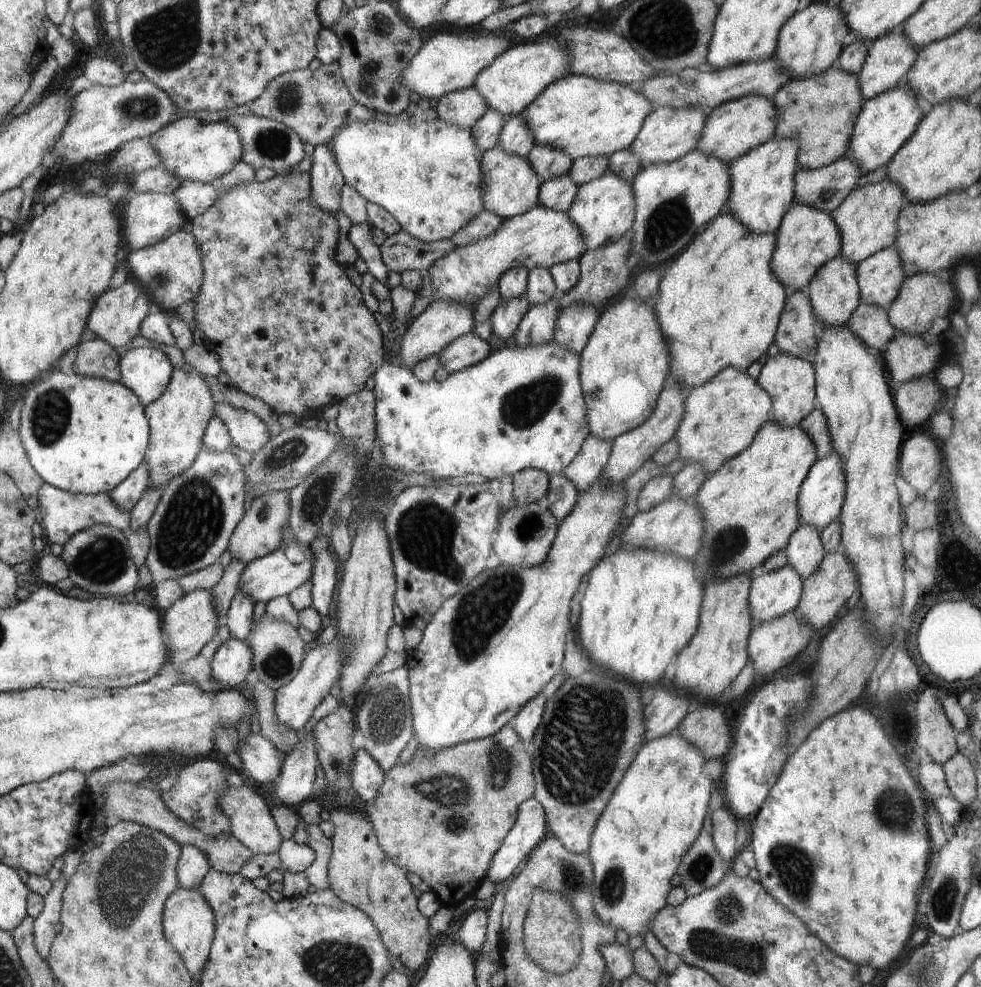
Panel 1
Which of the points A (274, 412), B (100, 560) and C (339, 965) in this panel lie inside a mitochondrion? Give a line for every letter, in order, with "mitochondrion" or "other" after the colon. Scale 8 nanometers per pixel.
A: other
B: mitochondrion
C: mitochondrion

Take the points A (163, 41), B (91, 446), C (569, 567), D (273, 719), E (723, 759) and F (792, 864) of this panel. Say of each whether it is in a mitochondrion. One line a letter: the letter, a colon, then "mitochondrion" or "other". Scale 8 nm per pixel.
A: mitochondrion
B: other
C: other
D: other
E: other
F: mitochondrion

